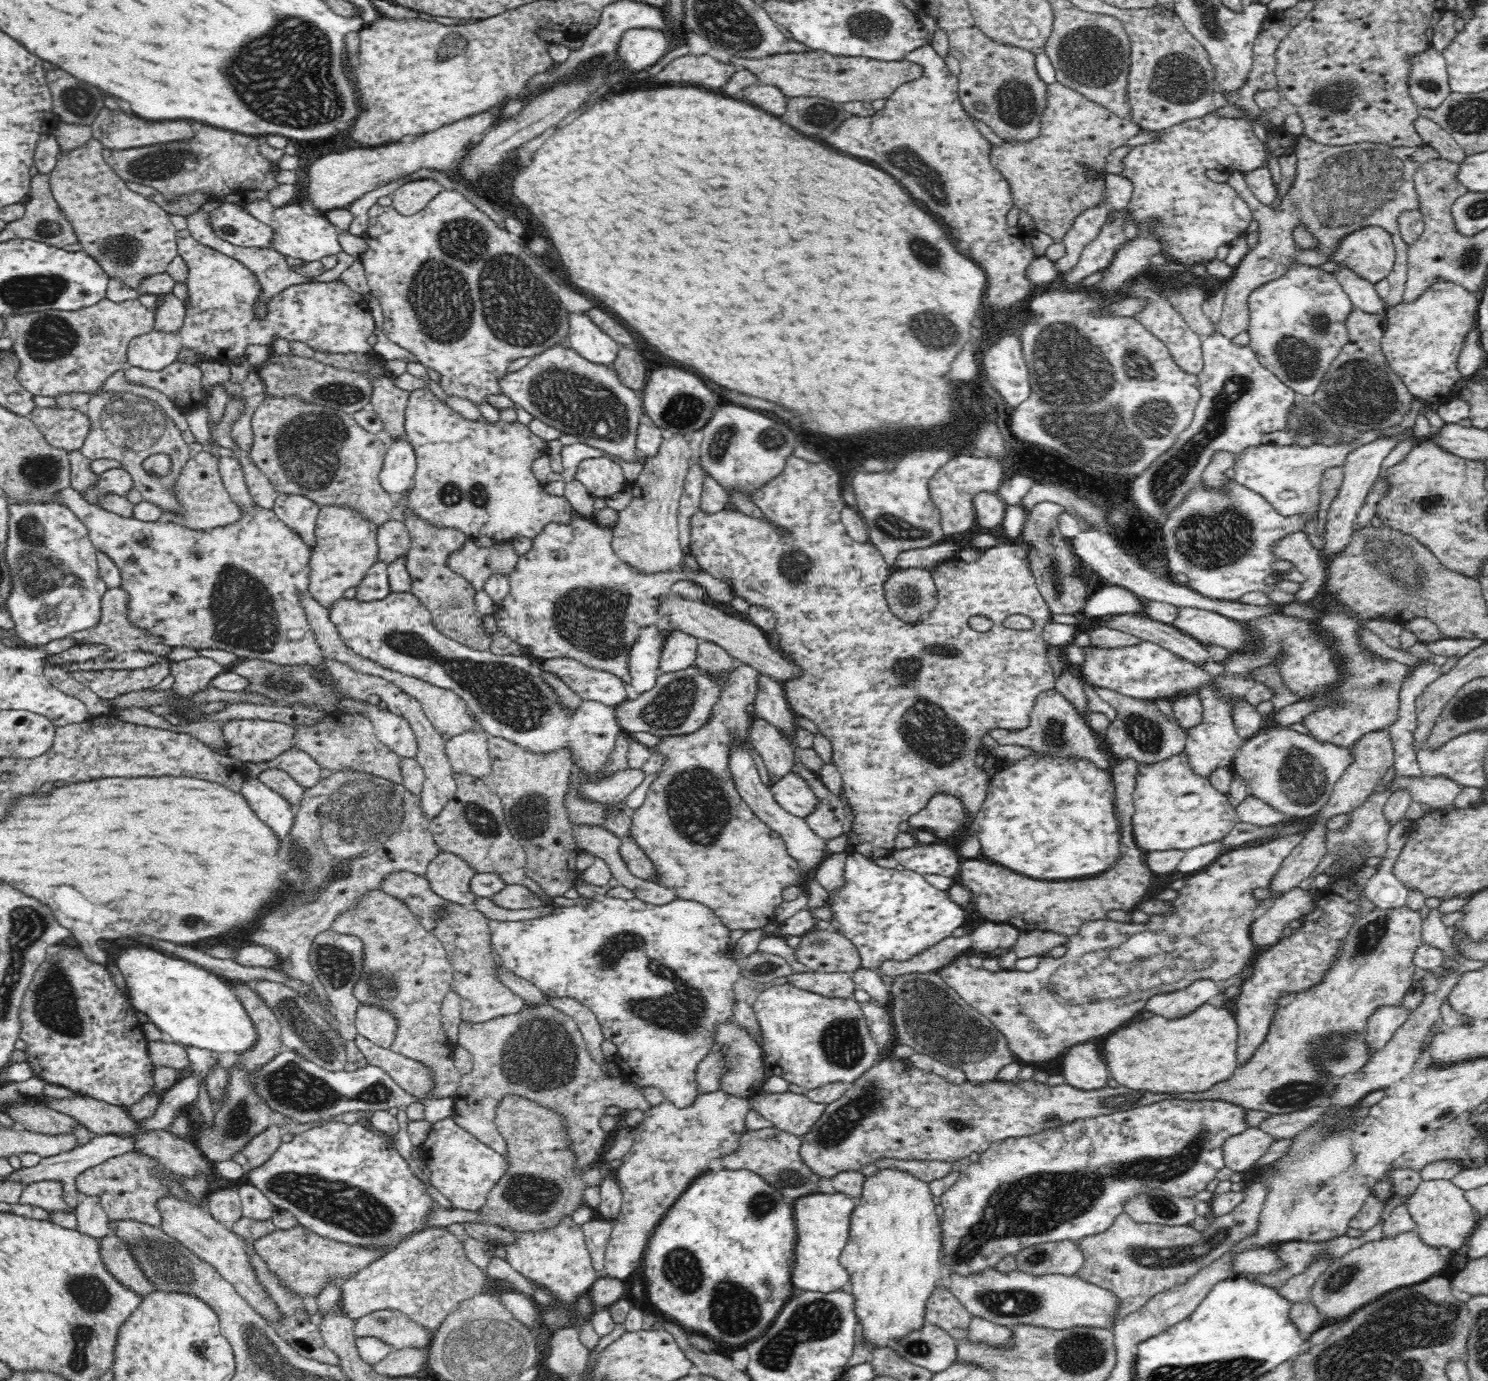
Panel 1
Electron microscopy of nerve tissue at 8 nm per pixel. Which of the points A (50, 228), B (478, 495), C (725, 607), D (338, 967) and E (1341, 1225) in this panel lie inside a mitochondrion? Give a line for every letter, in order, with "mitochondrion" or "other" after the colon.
A: mitochondrion
B: mitochondrion
C: other
D: mitochondrion
E: other

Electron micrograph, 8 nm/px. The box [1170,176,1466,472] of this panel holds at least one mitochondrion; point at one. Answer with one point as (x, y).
(1359, 392)

